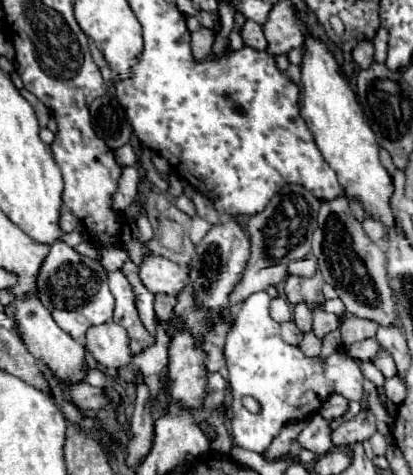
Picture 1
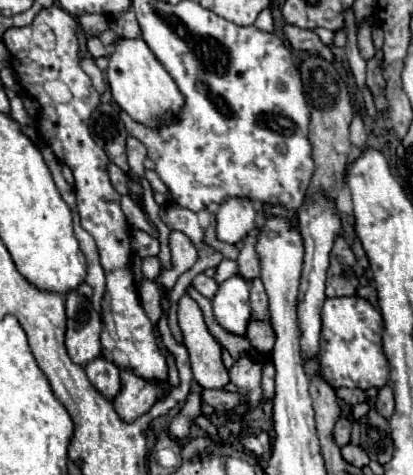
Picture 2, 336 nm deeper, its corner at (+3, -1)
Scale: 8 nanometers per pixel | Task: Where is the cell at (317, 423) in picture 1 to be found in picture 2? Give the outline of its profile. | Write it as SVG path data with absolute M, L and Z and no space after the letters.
M340 418L336 422L334 428L334 440L338 442L338 446L346 446L350 442L350 430L352 430L352 422L348 418Z

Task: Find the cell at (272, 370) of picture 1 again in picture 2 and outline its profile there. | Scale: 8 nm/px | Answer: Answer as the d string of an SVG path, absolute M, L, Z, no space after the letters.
M232 276L218 284L218 292L212 298L212 310L222 328L232 334L246 334L250 322L250 288L242 276Z

